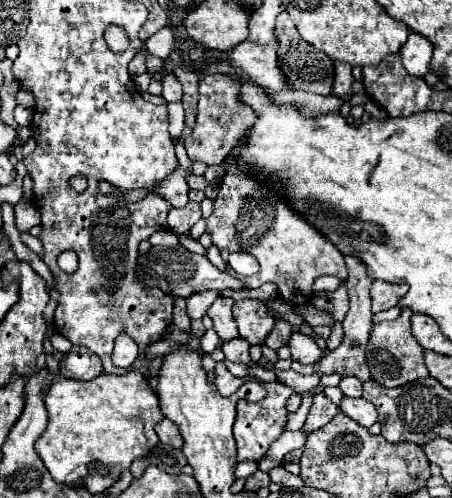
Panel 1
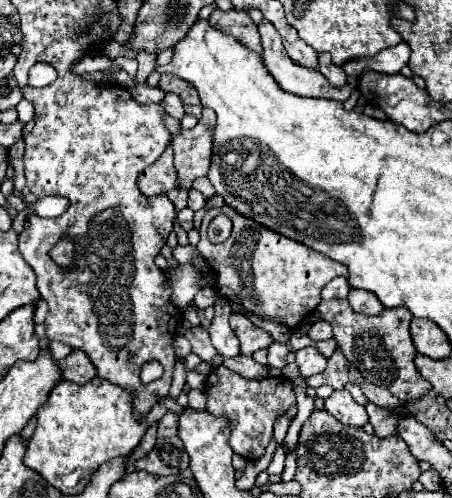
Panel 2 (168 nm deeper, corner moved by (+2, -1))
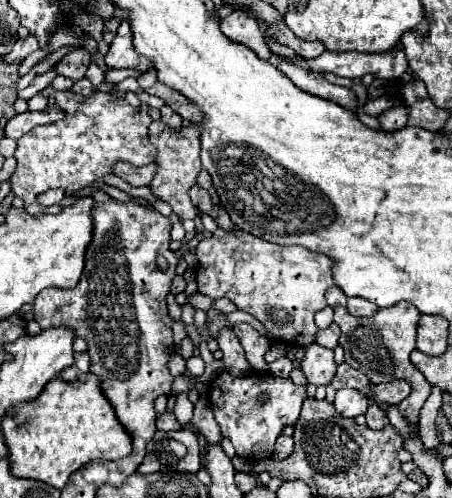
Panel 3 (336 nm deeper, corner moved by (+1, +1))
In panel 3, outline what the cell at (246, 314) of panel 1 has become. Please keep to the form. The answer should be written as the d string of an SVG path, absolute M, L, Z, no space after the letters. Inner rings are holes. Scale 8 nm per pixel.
M235 324L233 332L237 334L237 338L239 338L239 342L241 342L241 346L247 354L247 362L251 364L251 368L259 374L269 372L269 364L263 358L265 352L271 348L269 340L249 324Z

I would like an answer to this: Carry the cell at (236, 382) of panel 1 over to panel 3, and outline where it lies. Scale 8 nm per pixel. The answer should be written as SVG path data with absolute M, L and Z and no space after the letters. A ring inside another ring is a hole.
M223 372L209 384L209 402L217 424L221 426L221 434L233 442L237 456L251 462L265 460L273 454L277 436L285 426L293 426L297 422L305 398L305 386L297 386L289 378L275 378L271 374L235 378L229 372ZM261 392L269 394L269 400L263 404L257 402Z

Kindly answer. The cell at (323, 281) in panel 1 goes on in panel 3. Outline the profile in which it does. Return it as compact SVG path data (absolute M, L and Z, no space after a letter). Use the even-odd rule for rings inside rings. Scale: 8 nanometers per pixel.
M331 286L325 296L327 296L327 304L329 306L345 306L347 304L347 296L337 286Z

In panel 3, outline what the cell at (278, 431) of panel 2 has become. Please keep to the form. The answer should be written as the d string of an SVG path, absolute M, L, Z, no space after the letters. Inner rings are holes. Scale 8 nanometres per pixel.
M281 434L281 436L277 438L273 458L275 458L275 460L285 460L291 452L293 452L293 440L291 440L289 436L283 436L283 434Z

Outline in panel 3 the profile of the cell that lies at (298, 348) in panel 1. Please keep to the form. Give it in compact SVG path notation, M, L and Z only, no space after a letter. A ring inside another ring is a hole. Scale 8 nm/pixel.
M319 344L305 346L305 358L301 360L301 370L307 376L309 384L327 386L331 384L337 364L333 360L333 350L321 348Z

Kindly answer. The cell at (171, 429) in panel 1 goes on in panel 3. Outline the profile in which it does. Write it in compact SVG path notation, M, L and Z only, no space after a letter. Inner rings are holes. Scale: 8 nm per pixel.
M163 412L159 418L157 418L157 430L179 430L179 422L175 418L173 412Z

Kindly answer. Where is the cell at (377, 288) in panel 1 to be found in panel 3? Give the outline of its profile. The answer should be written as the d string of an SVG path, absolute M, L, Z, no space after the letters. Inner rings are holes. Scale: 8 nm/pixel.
M349 298L347 306L349 306L349 312L353 316L373 316L379 310L377 304L373 304L373 302L365 300L365 298Z

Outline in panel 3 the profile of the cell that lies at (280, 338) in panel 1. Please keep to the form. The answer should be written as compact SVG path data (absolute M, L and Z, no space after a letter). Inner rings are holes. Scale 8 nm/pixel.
M284 356L269 364L269 370L271 370L273 376L289 378L289 374L291 374L291 370L293 370L293 364L288 357Z

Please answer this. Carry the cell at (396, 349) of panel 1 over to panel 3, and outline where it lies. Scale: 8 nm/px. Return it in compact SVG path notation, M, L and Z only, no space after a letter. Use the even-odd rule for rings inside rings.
M399 302L395 306L381 308L369 318L355 318L343 306L335 308L335 324L341 328L339 344L345 350L345 362L357 368L359 372L367 374L371 382L403 378L413 386L413 392L401 402L401 406L397 406L399 412L409 420L409 424L419 422L419 410L431 392L431 384L409 360L411 350L415 350L415 332L419 316L421 314L417 312L417 308L413 308L413 304L409 302Z

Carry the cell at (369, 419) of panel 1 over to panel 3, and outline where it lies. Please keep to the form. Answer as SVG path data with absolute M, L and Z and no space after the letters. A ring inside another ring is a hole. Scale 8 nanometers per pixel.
M343 388L335 396L335 408L345 418L355 418L355 416L363 414L367 410L367 406L369 406L367 396L357 390L351 390L351 388Z

